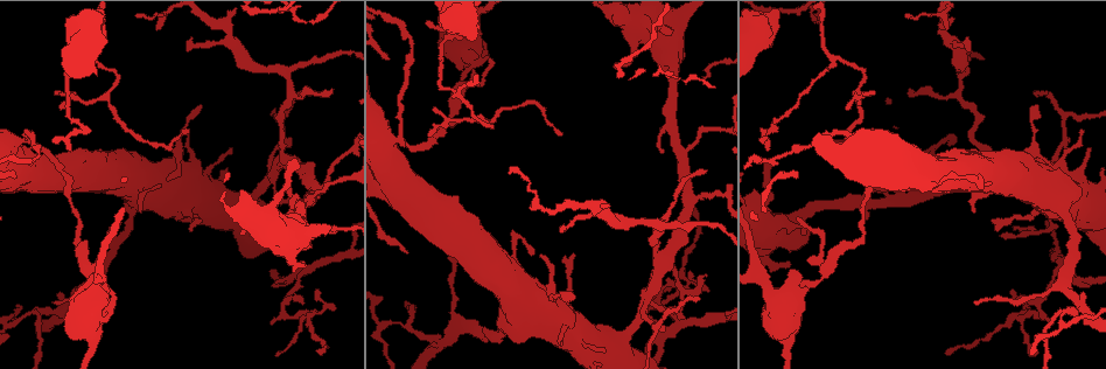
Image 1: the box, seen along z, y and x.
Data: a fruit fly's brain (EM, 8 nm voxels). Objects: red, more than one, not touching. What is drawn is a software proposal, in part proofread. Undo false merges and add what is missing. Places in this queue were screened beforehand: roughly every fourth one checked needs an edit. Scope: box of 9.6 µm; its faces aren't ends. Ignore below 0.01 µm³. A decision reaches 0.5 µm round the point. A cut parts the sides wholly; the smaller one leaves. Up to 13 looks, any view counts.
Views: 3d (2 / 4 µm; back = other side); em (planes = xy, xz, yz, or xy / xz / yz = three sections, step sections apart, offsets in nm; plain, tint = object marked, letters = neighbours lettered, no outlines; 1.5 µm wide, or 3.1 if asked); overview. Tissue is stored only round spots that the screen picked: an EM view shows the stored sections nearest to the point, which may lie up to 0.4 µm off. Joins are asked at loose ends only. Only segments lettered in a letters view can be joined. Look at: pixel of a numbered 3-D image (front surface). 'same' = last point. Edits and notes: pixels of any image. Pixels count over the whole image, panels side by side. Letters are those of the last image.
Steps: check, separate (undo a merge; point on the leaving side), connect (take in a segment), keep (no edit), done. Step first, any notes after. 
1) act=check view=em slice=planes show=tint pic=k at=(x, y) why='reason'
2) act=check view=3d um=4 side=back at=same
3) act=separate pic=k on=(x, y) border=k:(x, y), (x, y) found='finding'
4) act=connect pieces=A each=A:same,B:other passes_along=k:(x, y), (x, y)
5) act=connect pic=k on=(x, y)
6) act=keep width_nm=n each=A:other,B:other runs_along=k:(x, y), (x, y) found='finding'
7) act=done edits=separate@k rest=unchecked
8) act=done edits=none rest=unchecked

act=check view=3d um=4 pic=1 at=(564, 259) why='free end'

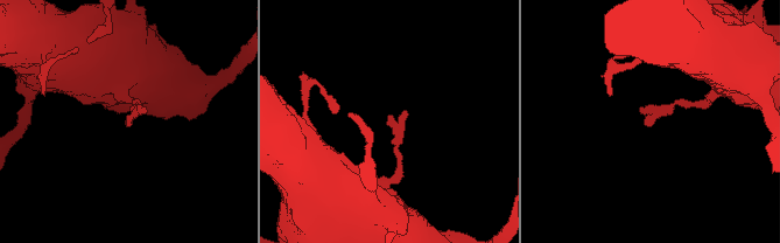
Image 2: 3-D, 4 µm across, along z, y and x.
act=check view=em slice=yz step=8 show=letters pic=2 at=(391, 117)

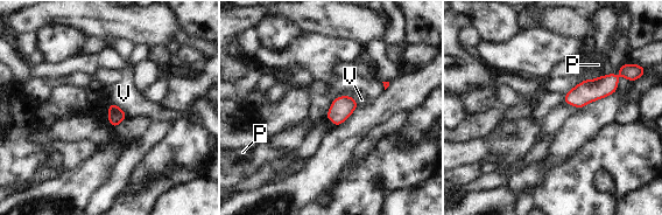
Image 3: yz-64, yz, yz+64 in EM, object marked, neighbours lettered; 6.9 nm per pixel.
act=keep each=P:other,V:other found='no lettered segment goes on from it'

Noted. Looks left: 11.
act=check view=em slice=yz step=4 show=tint pic=1 at=(1080, 310) why='three arms meet'

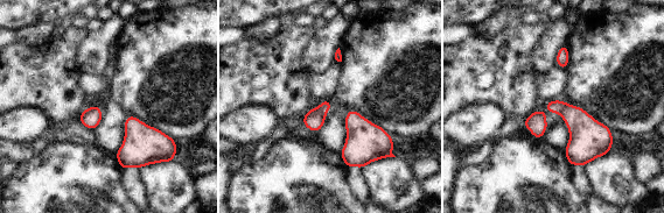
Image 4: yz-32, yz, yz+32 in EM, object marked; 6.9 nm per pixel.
act=check view=em slice=xz step=8 show=letters at=same why='another direction'

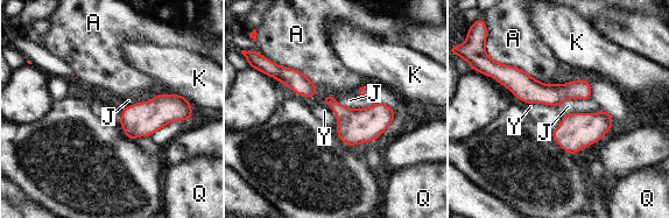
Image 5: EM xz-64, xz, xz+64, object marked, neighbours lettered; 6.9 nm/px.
act=keep each=A:other,J:other,K:other,Q:other,Y:other border=5:(337, 102), (349, 107), (377, 103) found='one neuron here'

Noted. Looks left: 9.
act=check view=em slice=planes show=letters pic=1 at=(55, 93)

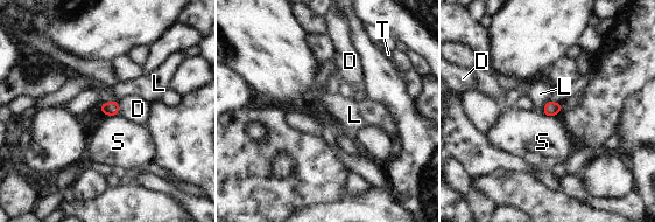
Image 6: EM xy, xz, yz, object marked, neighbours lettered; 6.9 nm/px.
act=keep width_nm=100 each=D:other,L:other,S:other,T:other found='no lettered segment goes on from it'

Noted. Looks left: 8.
act=check view=em slice=planes show=letters pic=1 at=(189, 129) why='end of a long branch'

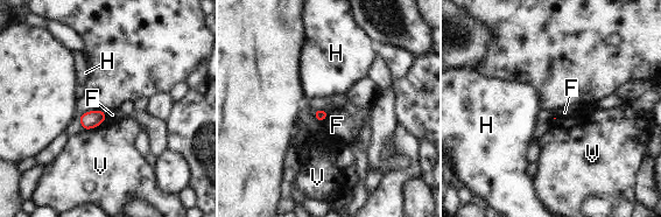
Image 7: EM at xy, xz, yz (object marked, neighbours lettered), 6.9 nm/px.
act=keep each=F:other,H:other,V:other border=7:(105, 113), (107, 118) found='no lettered segment goes on from it'

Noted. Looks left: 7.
act=check view=em slice=planes show=tint pic=1 at=(660, 127) why='three-way junction'

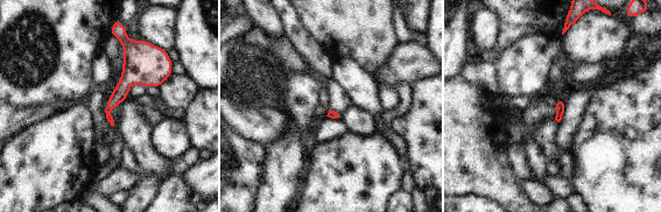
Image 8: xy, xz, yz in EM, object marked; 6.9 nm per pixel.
act=check view=em slice=planes show=letters at=same

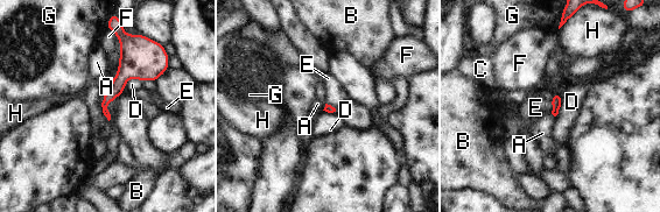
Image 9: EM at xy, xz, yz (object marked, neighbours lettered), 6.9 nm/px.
act=keep each=A:other,B:other,C:other,D:other,E:other,F:other,G:other,H:other border=9:(117, 97), (106, 106), (109, 120) found='no lettered segment goes on from it'

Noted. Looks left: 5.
act=done edits=none rest=unchecked

